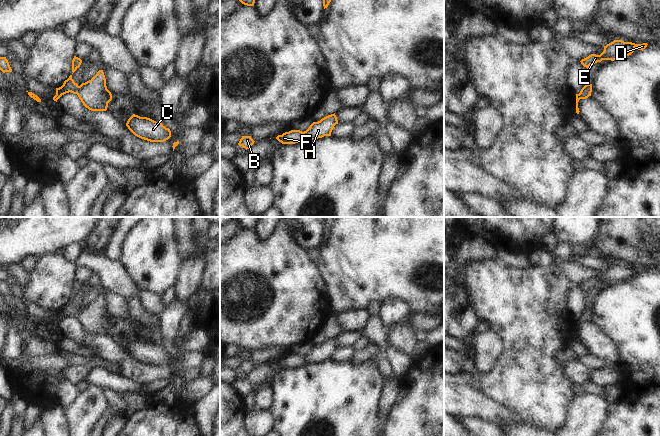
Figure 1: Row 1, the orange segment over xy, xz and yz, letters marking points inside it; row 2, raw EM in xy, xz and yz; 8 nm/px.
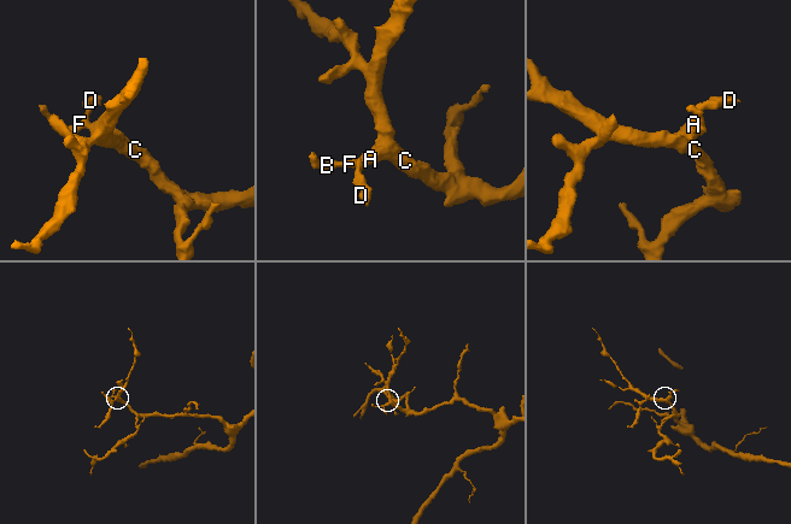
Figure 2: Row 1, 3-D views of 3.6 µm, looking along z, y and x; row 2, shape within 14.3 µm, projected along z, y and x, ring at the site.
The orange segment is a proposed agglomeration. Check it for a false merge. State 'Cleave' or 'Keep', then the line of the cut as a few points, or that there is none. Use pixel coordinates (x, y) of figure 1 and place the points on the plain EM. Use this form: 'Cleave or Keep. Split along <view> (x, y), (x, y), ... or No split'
Keep. No split

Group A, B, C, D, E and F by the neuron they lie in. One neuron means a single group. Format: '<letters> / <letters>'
A B C D E F

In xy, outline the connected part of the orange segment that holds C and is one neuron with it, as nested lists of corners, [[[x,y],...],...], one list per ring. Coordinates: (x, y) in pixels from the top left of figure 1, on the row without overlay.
[[[133,338],[126,350],[137,361],[150,366],[164,366],[171,361],[171,355],[161,346]]]

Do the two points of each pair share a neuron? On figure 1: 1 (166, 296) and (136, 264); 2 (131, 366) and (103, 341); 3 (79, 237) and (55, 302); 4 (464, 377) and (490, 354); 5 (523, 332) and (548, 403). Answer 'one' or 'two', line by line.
1: two
2: one
3: two
4: one
5: one

